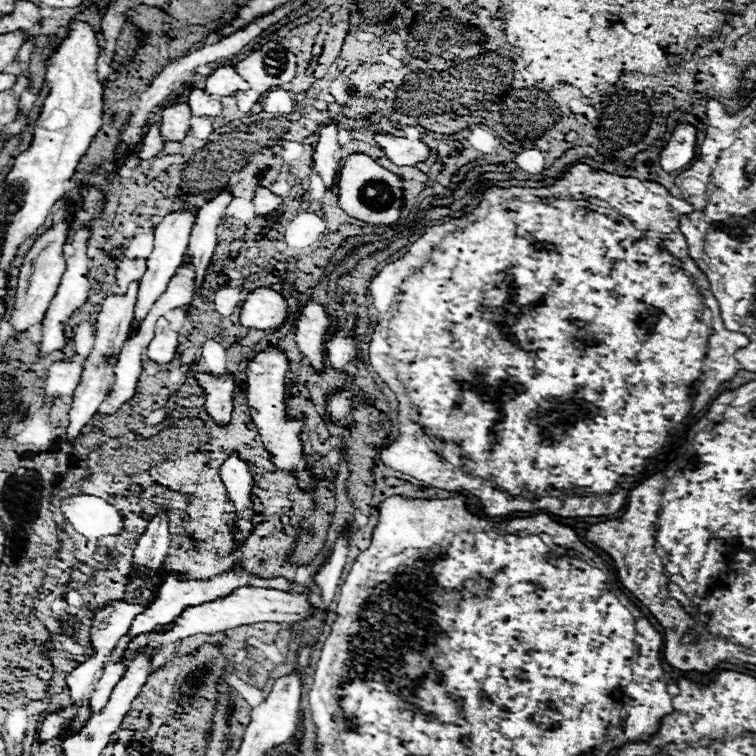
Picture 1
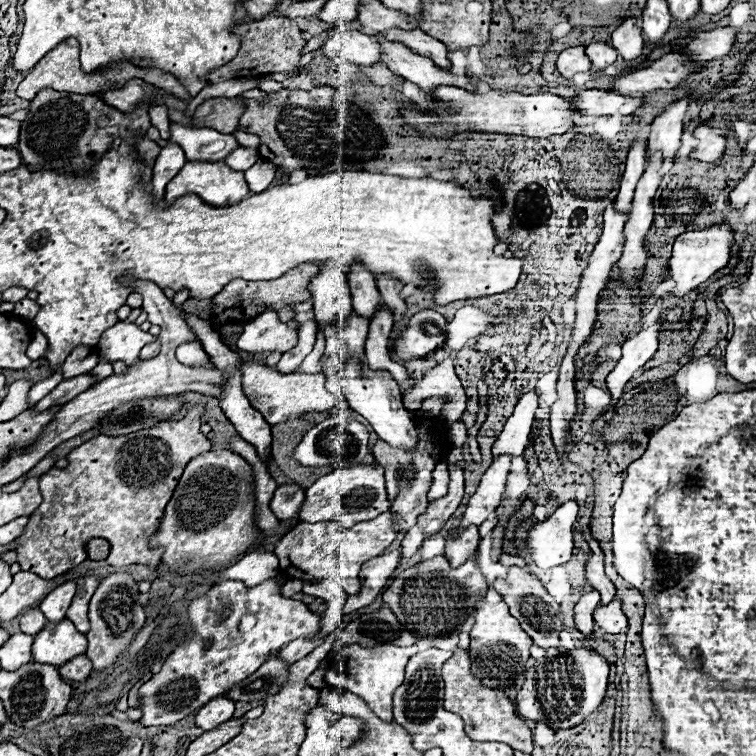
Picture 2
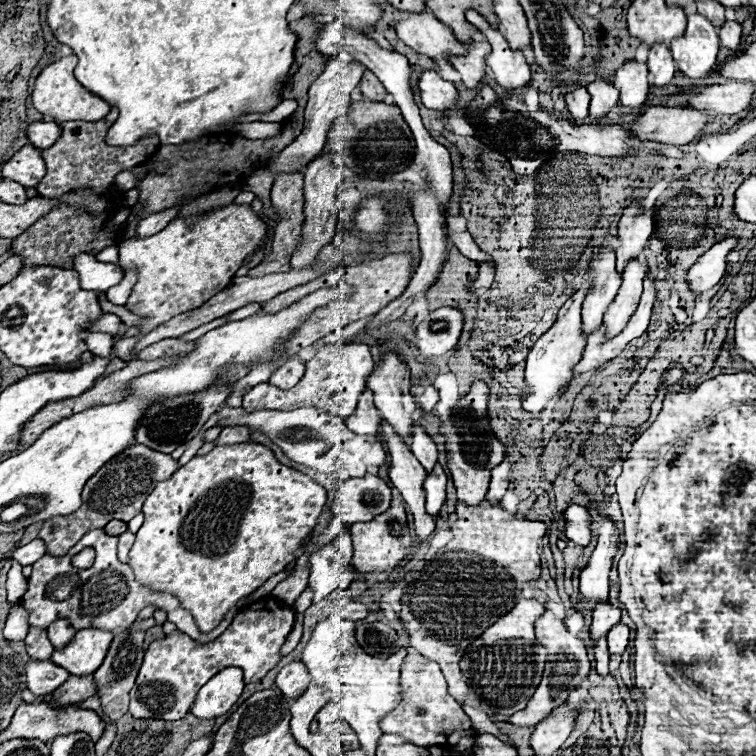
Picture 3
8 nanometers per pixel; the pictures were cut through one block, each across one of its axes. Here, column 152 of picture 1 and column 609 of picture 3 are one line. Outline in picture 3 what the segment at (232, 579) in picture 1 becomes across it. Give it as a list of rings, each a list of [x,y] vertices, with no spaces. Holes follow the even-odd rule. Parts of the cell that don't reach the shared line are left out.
[[[598,602],[594,608],[594,620],[590,626],[592,640],[598,640],[600,636],[608,634],[612,626],[620,622],[620,608],[610,602]]]

